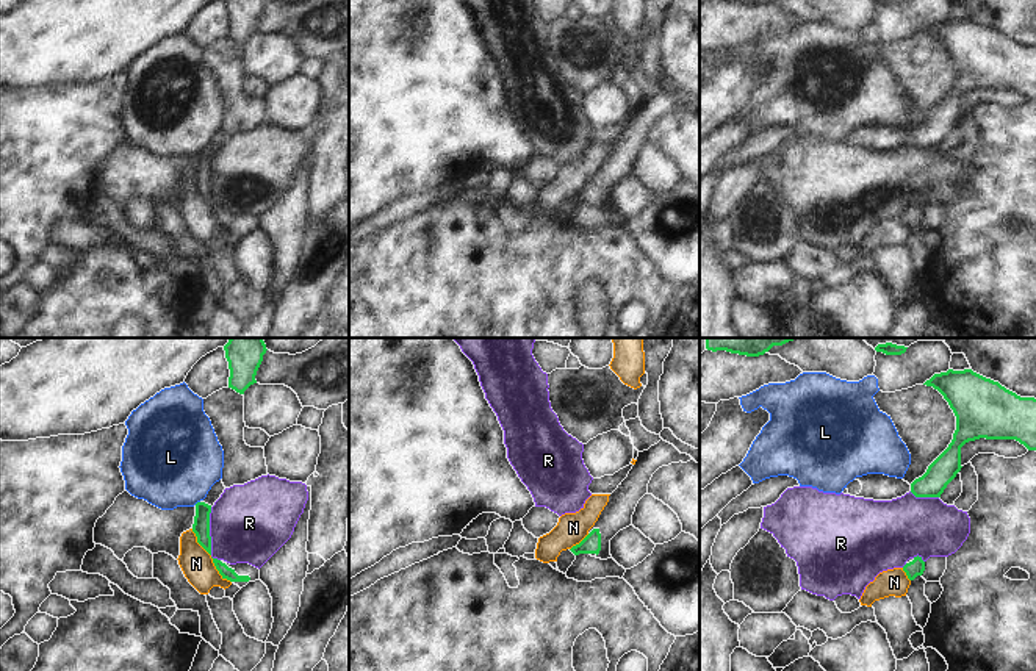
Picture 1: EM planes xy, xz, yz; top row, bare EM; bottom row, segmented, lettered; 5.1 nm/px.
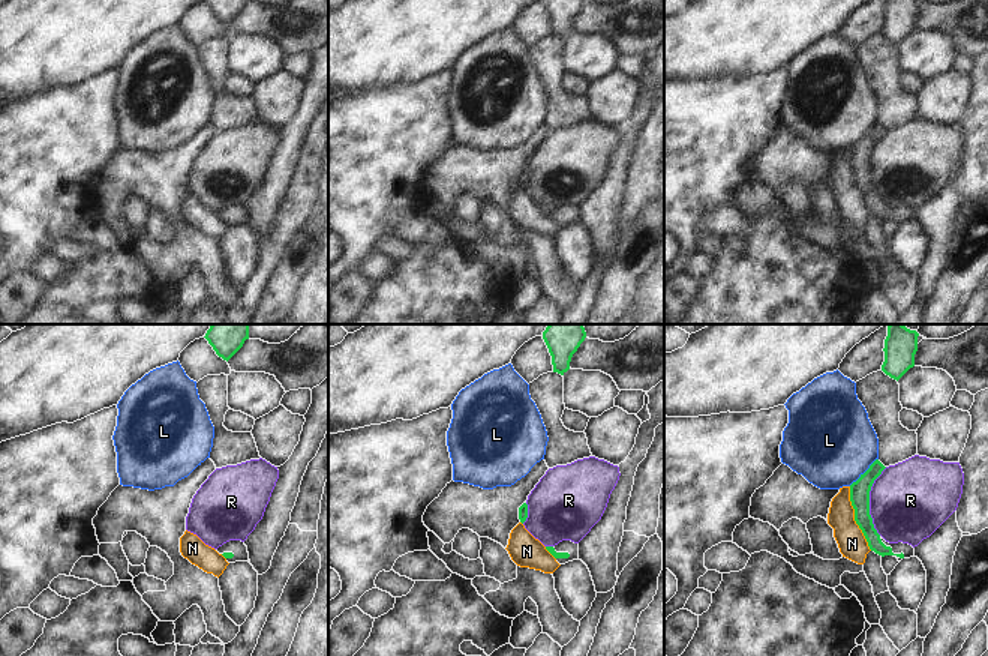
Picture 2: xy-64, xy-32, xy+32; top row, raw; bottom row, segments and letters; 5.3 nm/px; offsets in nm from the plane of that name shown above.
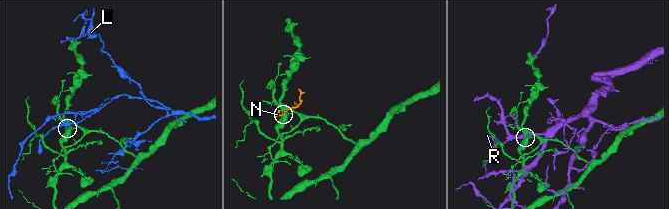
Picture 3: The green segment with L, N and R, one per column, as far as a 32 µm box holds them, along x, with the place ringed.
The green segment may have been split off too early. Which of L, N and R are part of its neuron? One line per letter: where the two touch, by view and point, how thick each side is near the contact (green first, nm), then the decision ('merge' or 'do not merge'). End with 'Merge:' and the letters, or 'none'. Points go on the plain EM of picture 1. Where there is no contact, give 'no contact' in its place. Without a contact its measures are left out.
L: xy (197, 152) | 90/480 nm | do not merge
N: xy (212, 207) | 70/160 nm | do not merge
R: xy (208, 185) | 90/400 nm | do not merge
Merge: none

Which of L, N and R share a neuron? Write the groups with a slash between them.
L / N / R

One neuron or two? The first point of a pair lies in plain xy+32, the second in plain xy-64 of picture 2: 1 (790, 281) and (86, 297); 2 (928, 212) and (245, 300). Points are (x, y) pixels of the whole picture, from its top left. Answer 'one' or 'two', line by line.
1: one
2: two

